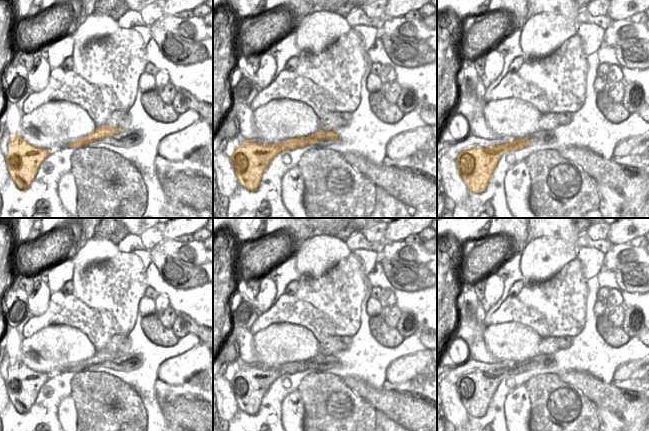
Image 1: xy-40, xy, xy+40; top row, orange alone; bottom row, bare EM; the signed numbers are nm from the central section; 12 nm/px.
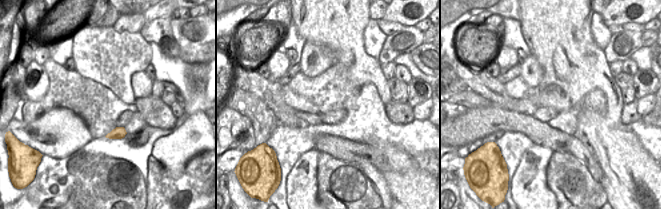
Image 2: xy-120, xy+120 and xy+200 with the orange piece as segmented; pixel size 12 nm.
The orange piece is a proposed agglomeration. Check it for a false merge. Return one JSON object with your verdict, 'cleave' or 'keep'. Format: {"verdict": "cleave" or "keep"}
{"verdict": "keep"}

